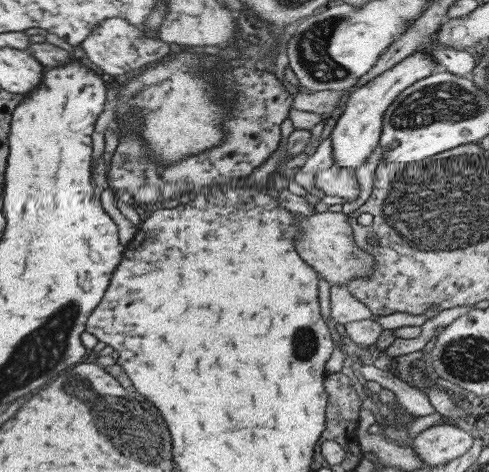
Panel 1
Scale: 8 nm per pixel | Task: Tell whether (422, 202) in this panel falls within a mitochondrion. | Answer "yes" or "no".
yes

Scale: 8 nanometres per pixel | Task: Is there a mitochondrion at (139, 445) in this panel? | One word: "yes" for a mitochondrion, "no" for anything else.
yes

